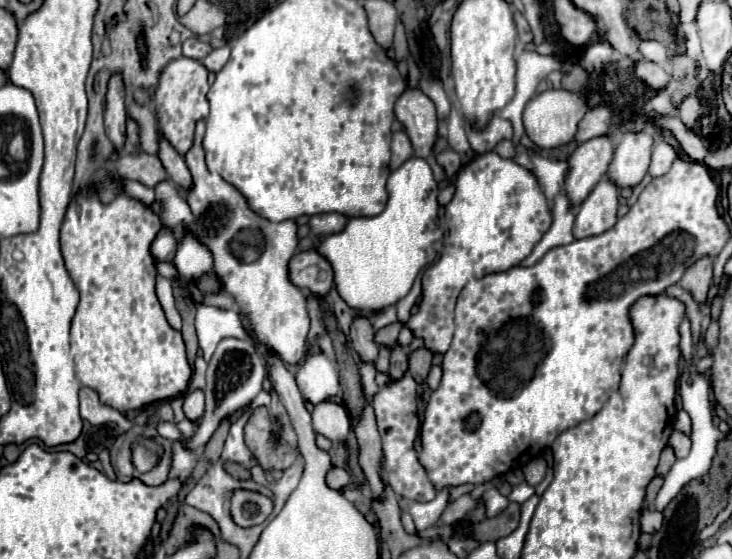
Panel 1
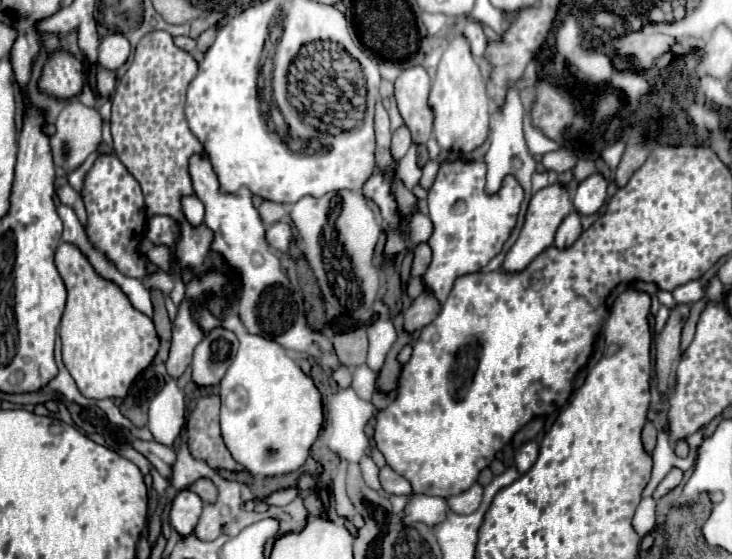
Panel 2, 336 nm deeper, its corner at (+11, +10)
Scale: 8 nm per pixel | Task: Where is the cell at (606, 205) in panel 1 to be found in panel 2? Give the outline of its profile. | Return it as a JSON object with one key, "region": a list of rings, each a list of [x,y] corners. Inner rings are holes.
{"region":[[[574,210],[570,212],[564,222],[558,226],[558,232],[556,232],[556,246],[558,248],[566,248],[566,246],[572,246],[572,242],[576,242],[576,238],[582,234],[582,216]]]}

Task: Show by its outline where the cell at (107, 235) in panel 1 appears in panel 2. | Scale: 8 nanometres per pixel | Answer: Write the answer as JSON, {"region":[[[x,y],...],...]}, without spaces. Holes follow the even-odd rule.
{"region":[[[62,242],[56,250],[56,268],[66,284],[66,290],[68,290],[68,302],[66,302],[62,322],[60,322],[64,366],[68,368],[70,376],[78,384],[78,390],[86,398],[94,398],[94,400],[124,398],[128,394],[128,388],[134,382],[134,378],[150,366],[150,362],[154,360],[154,356],[158,352],[160,340],[158,340],[152,318],[148,318],[146,314],[140,314],[130,304],[128,296],[120,290],[118,284],[96,274],[96,270],[92,268],[92,264],[88,262],[88,258],[82,254],[82,250],[78,246]]]}

